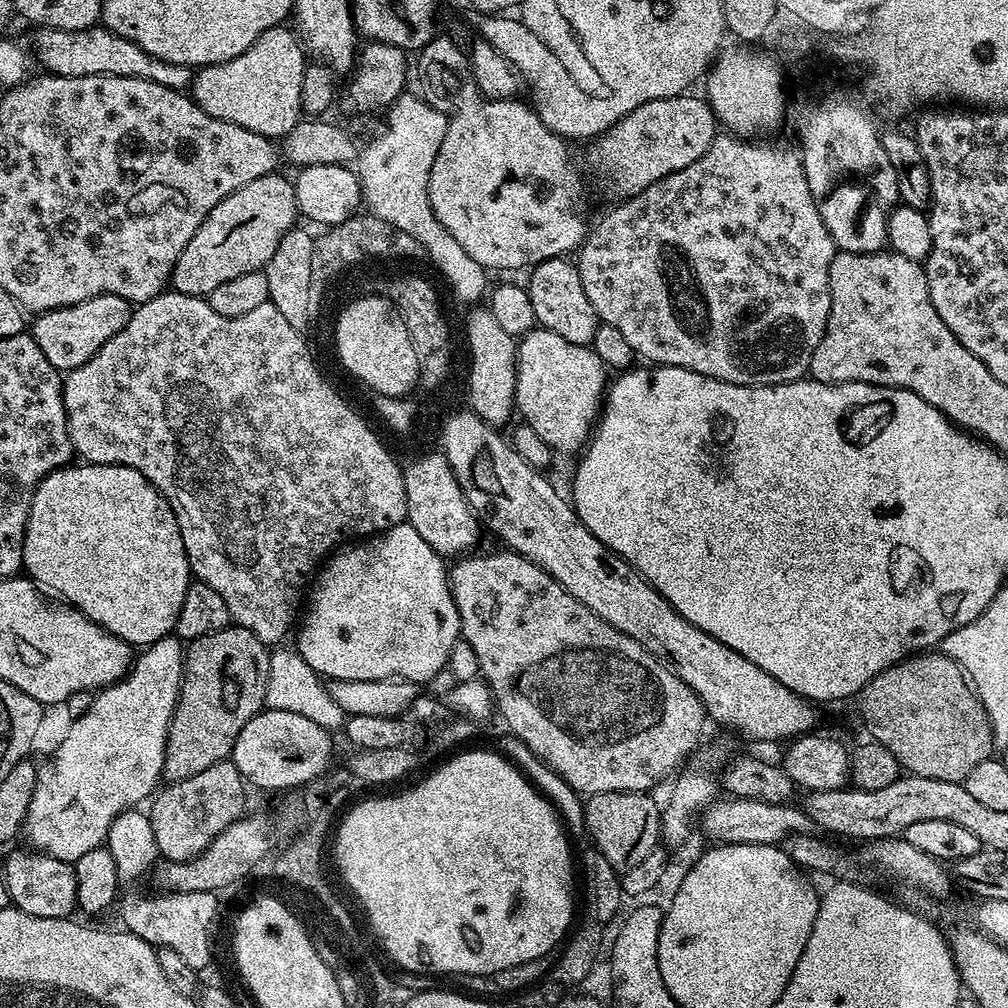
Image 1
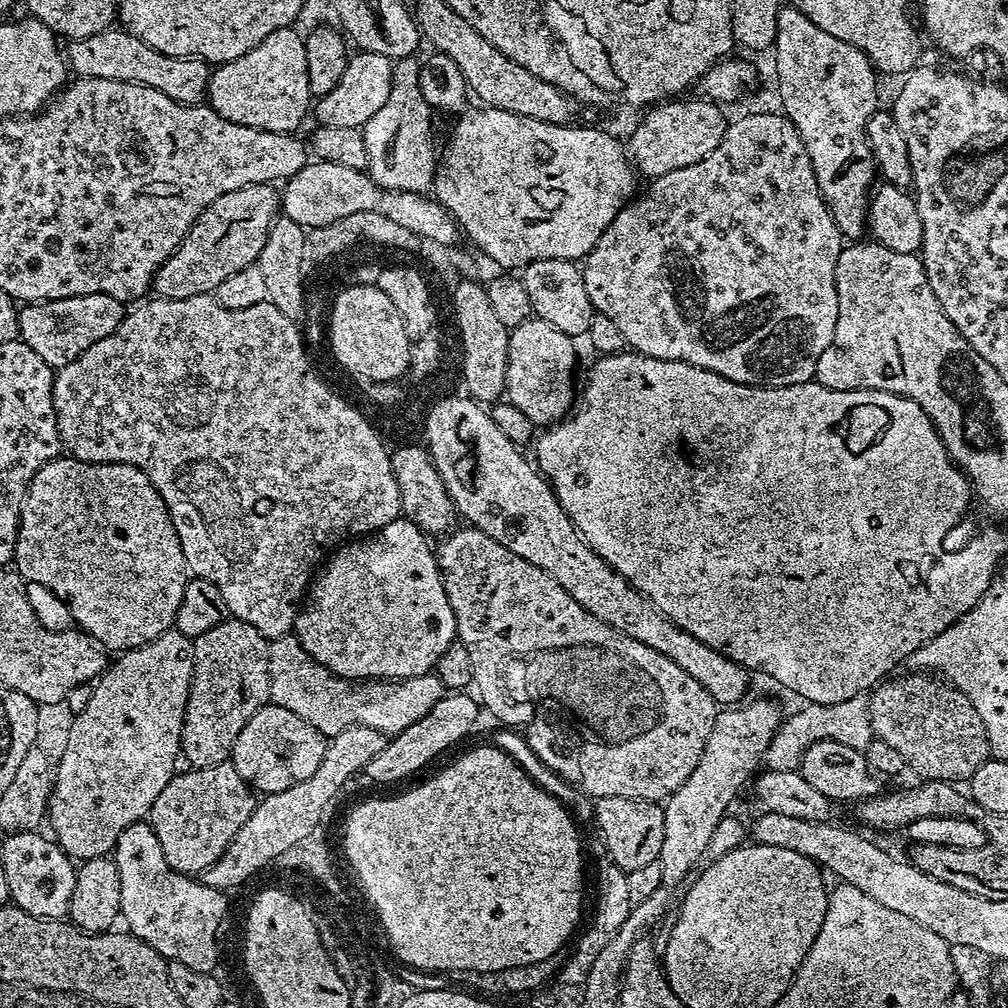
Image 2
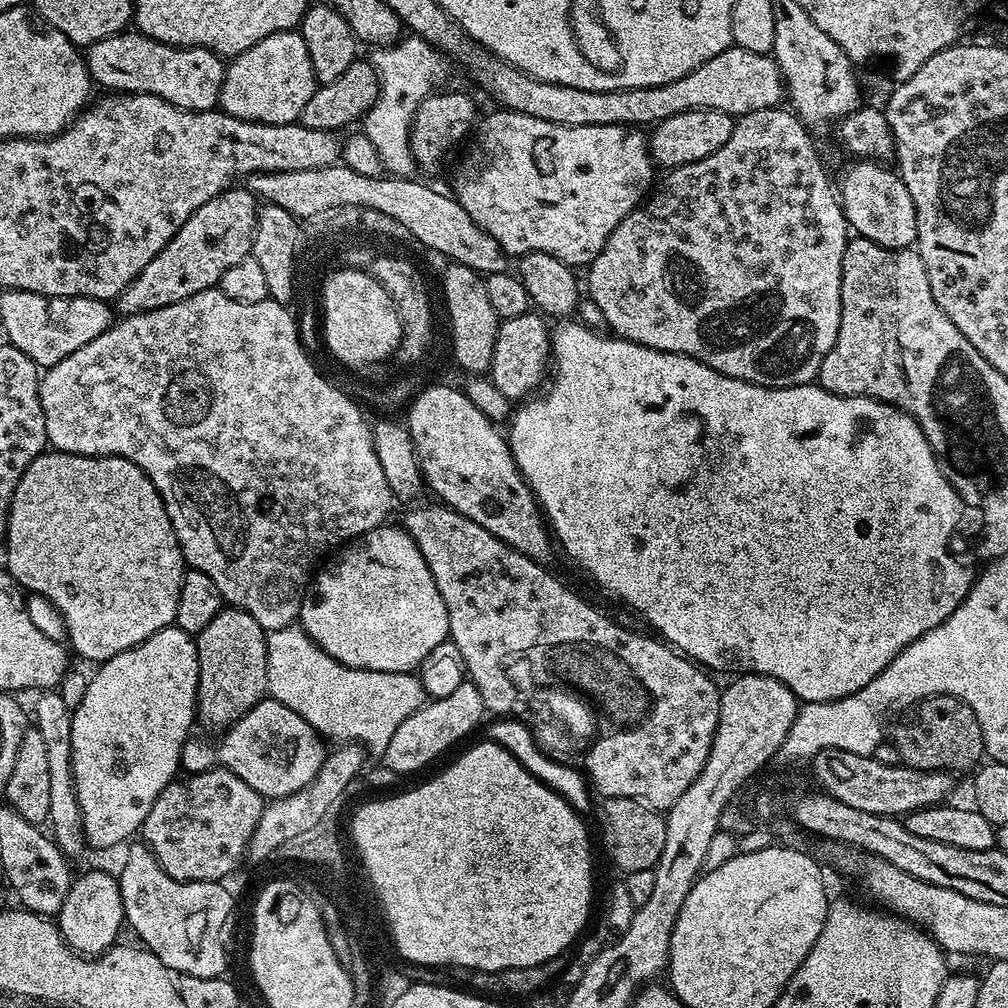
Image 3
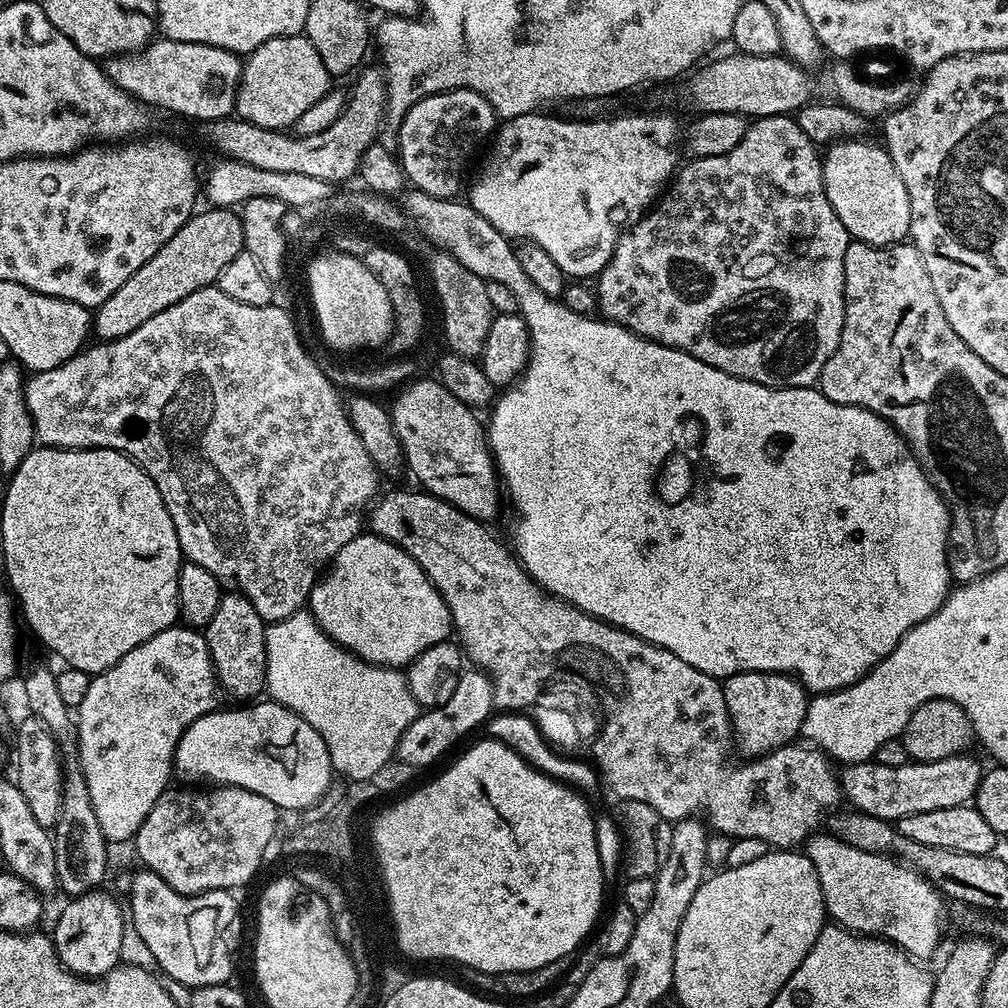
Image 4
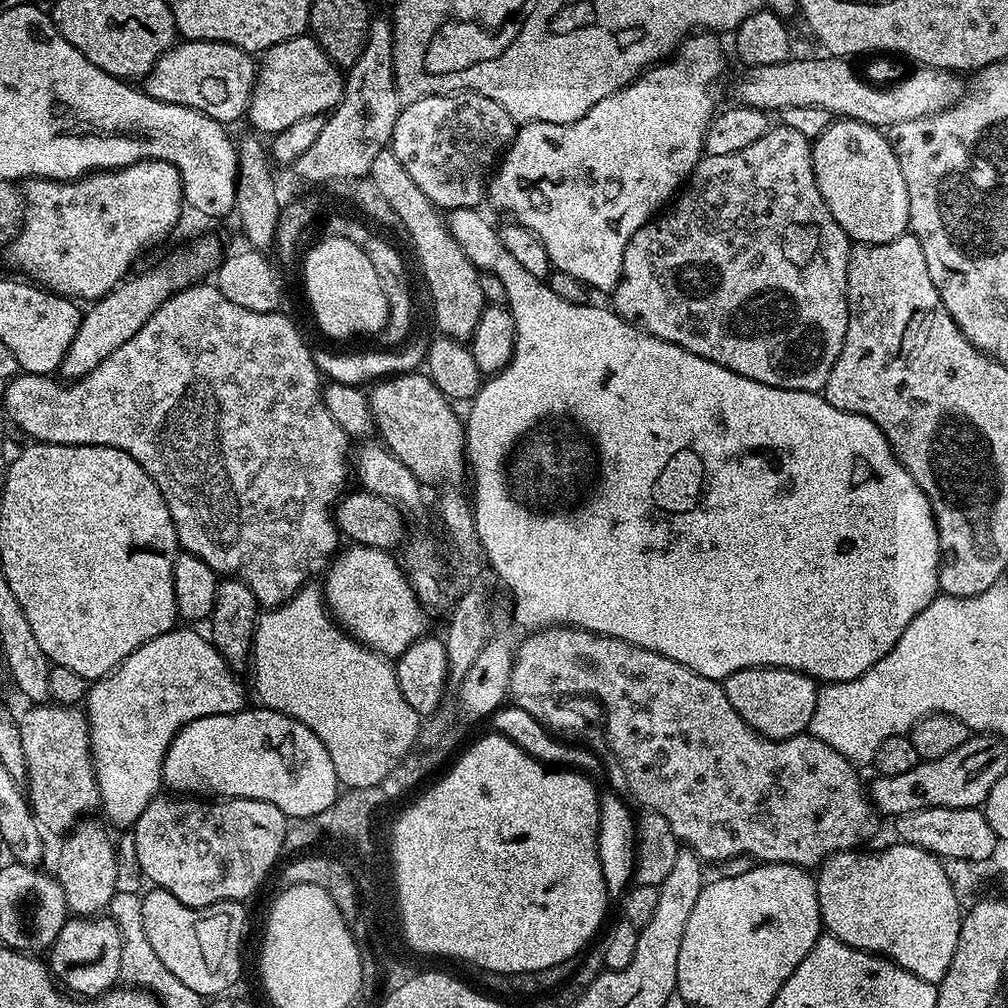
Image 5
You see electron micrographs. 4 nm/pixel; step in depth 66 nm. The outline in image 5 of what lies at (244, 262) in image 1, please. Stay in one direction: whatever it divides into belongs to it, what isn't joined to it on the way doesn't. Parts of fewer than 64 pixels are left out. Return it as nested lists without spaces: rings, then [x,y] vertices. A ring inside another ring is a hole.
[[[200,236],[193,244],[186,245],[178,252],[170,253],[161,264],[154,265],[149,272],[142,273],[134,280],[133,278],[121,280],[115,288],[111,288],[105,296],[95,301],[89,307],[92,308],[89,312],[87,309],[81,315],[78,334],[74,334],[74,342],[70,342],[70,348],[62,358],[58,369],[59,375],[64,375],[65,377],[61,377],[68,382],[81,380],[90,370],[94,370],[94,366],[110,358],[110,354],[118,350],[118,346],[130,342],[130,338],[134,338],[134,334],[138,334],[138,330],[146,326],[150,314],[154,314],[154,310],[158,310],[162,302],[169,300],[176,292],[203,281],[207,277],[204,275],[208,271],[209,275],[219,265],[221,259],[219,242],[212,236]]]

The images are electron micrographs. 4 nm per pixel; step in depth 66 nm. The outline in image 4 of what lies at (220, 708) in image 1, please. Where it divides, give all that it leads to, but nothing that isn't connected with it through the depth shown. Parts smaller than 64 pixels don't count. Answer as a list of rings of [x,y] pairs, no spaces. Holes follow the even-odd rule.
[[[225,591],[218,602],[218,611],[203,629],[204,640],[208,643],[212,665],[216,671],[216,682],[221,693],[233,696],[233,701],[248,702],[259,692],[265,691],[264,670],[266,648],[264,629],[266,622],[254,610],[252,603],[238,592]]]

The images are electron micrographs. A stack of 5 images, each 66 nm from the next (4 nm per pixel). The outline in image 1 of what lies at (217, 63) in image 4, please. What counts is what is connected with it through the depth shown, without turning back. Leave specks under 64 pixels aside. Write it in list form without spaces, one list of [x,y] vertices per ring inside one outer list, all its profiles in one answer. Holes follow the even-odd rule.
[[[103,26],[86,30],[58,30],[40,28],[37,31],[36,48],[44,59],[49,73],[54,76],[125,76],[126,78],[146,78],[158,82],[175,92],[184,92],[191,85],[193,69],[178,66],[174,62],[156,60],[142,46],[134,46],[130,38],[122,38]]]

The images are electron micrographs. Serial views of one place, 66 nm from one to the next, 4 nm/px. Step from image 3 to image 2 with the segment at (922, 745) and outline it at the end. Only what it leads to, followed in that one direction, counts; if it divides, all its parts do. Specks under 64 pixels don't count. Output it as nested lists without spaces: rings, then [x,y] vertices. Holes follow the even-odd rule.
[[[920,670],[908,674],[912,676],[900,675],[881,680],[868,696],[873,737],[902,754],[907,771],[917,772],[920,780],[971,780],[974,770],[989,755],[986,726],[982,726],[970,698],[943,679]]]

